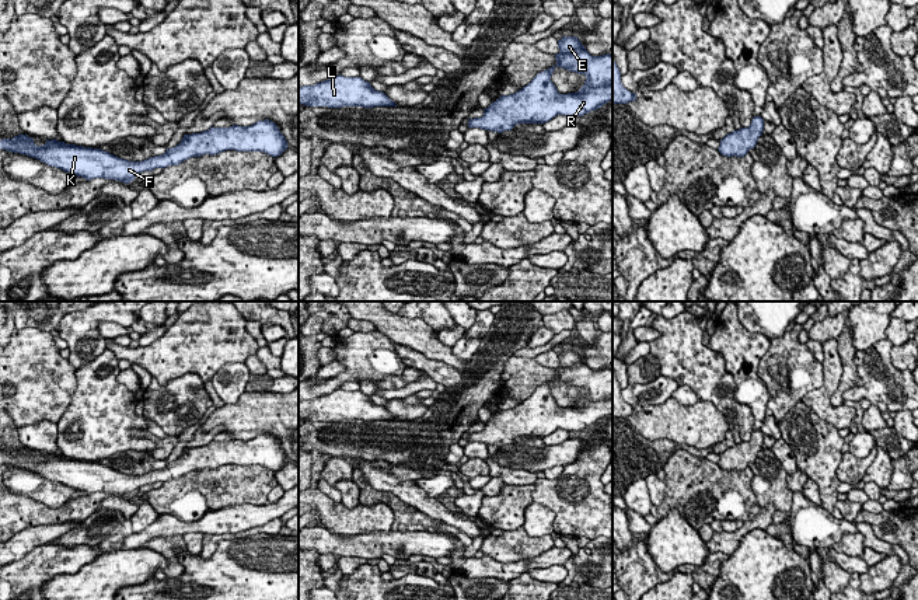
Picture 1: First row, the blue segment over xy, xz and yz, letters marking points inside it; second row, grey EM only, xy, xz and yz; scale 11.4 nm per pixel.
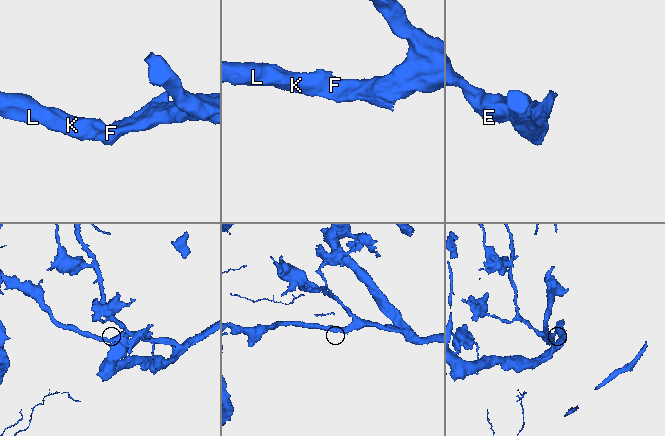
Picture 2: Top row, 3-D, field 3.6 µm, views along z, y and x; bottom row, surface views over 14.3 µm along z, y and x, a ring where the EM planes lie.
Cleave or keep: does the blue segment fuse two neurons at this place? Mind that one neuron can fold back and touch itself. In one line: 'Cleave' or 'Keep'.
Keep

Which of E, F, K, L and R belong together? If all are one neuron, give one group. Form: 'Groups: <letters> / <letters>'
Groups: E F K L R

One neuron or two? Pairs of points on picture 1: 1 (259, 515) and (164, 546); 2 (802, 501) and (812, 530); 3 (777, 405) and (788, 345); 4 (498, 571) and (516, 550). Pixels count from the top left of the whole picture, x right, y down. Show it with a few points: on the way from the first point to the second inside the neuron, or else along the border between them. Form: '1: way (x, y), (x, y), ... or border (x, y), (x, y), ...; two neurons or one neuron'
1: border (182, 534), (159, 536), (150, 540); two neurons
2: way (802, 508), (803, 515), (810, 523); one neuron
3: way (792, 394), (791, 360); one neuron
4: border (484, 554), (503, 562), (536, 557); two neurons

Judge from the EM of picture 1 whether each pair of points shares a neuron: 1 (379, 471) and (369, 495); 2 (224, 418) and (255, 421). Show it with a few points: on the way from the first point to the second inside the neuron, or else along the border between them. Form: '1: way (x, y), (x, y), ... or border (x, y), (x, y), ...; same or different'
1: border (355, 467), (370, 485), (390, 491), (401, 501); different
2: way (231, 418), (248, 419); same

